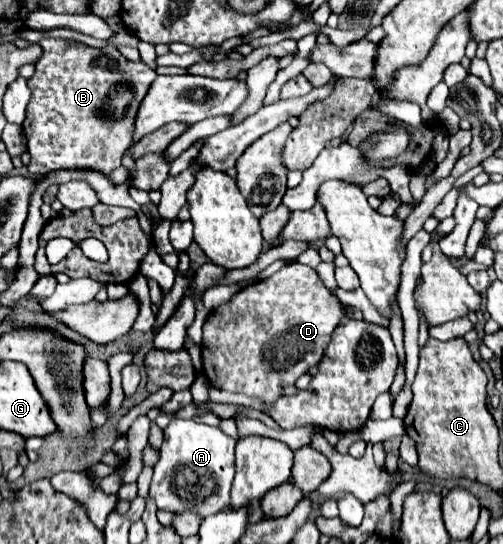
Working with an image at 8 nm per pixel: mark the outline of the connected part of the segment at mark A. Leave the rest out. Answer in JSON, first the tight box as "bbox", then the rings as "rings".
{"bbox":[149,418,237,518],"rings":[[[179,418],[171,420],[169,426],[165,428],[161,458],[153,468],[149,498],[155,500],[159,510],[171,510],[171,512],[191,510],[201,518],[225,510],[229,506],[229,490],[235,476],[235,444],[237,440],[227,436],[219,426],[209,426],[197,420],[179,420]]]}

